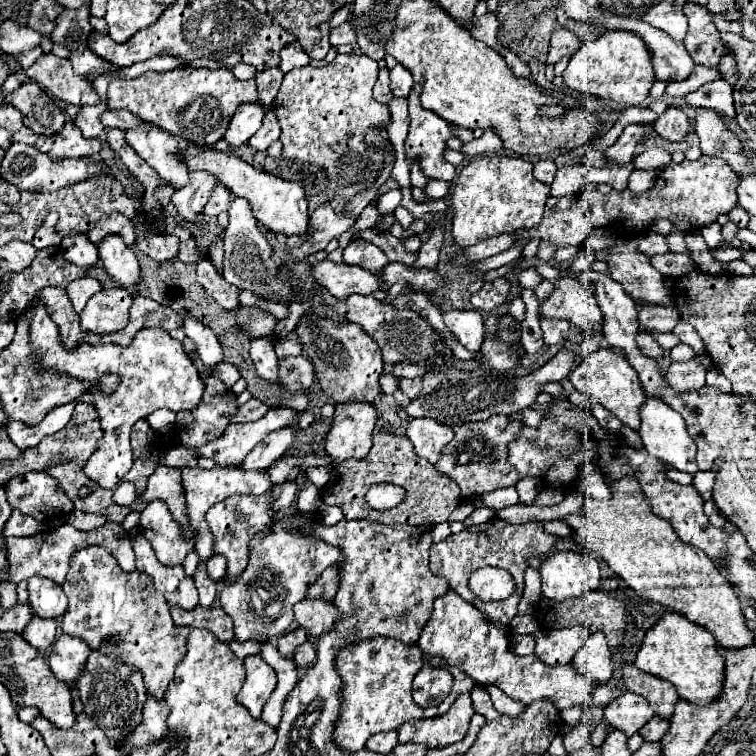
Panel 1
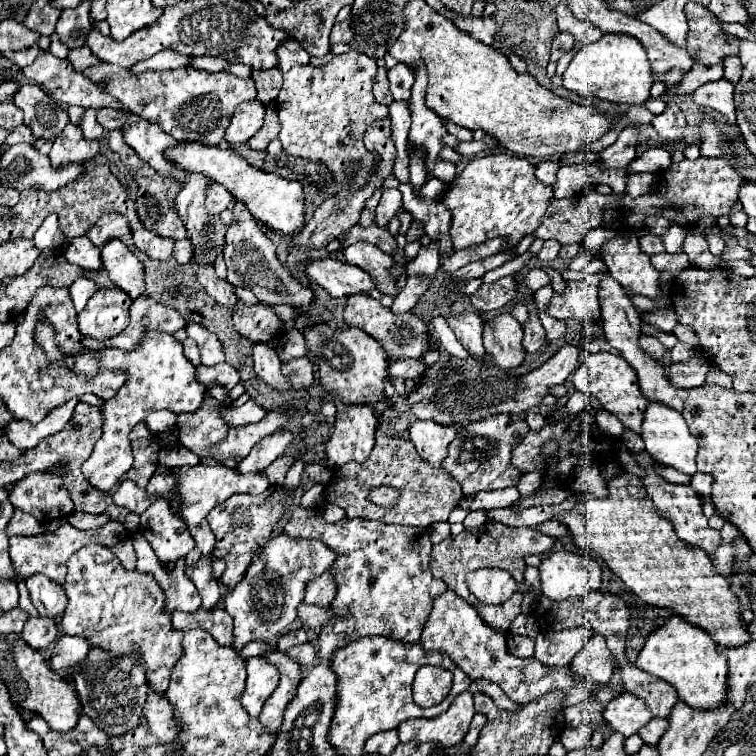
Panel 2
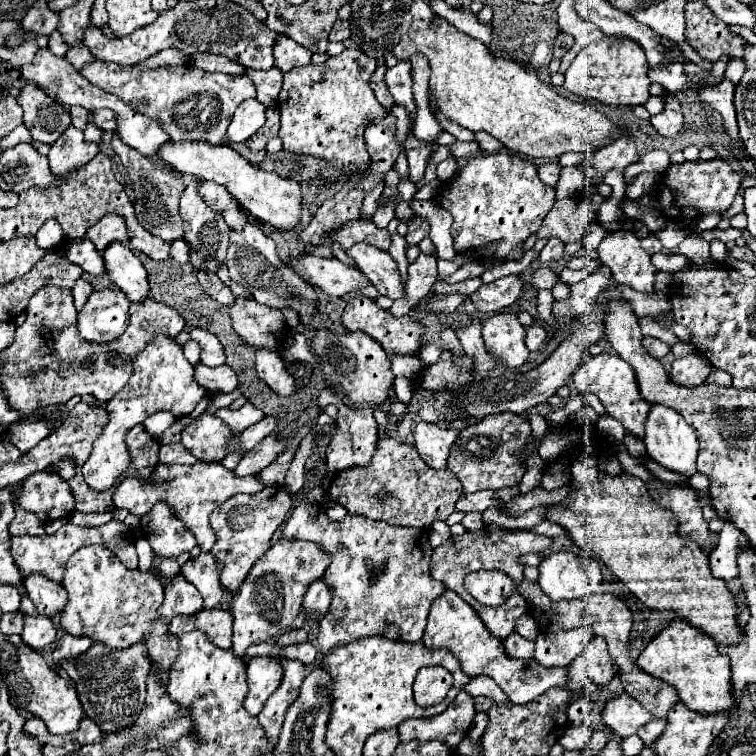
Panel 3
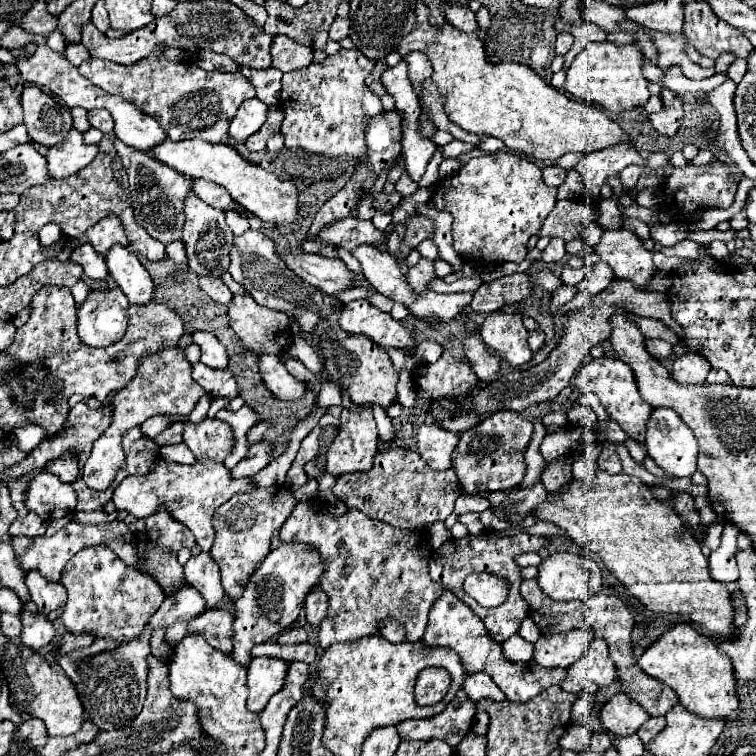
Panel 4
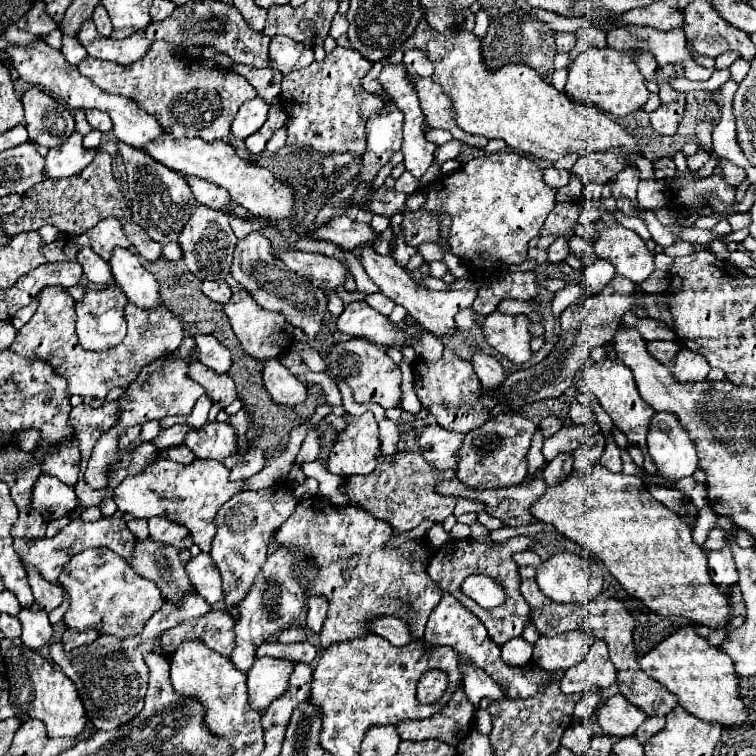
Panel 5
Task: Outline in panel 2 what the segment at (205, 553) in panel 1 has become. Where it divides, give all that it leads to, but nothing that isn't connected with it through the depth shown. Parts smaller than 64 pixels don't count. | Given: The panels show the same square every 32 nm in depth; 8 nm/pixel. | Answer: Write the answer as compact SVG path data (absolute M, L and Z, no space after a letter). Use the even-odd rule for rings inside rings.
M196 464L196 466L180 466L180 468L170 468L172 474L178 476L176 480L176 492L170 492L170 500L178 504L180 508L180 516L184 518L188 530L192 532L196 546L202 550L204 556L212 554L214 548L214 532L208 526L208 512L222 504L224 500L228 500L232 494L260 494L269 486L269 482L265 476L252 472L248 476L240 476L236 470L226 468L222 464L214 464L214 466L204 466L204 464Z

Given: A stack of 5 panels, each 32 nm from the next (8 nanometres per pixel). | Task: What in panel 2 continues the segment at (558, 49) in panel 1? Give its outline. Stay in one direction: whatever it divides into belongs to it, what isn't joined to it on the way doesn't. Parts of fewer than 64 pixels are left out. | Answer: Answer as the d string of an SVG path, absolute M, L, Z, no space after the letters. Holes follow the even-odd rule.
M560 32L552 42L552 62L558 62L566 52L570 52L574 46L574 36L568 32Z

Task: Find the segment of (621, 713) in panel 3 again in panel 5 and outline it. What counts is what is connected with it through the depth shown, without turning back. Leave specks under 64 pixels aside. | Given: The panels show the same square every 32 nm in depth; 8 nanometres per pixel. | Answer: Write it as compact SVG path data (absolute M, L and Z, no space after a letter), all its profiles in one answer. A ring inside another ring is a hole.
M620 694L610 696L596 710L596 722L606 736L616 738L632 736L644 720L646 720L644 712L640 712L640 708L632 708L632 704L628 704L628 700L624 700L624 696Z

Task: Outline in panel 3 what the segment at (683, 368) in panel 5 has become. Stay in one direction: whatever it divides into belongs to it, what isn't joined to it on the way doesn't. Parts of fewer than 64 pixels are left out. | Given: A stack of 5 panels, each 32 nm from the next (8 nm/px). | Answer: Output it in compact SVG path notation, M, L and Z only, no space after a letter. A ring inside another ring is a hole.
M688 354L682 360L674 360L670 378L674 384L680 384L680 386L696 386L696 384L704 384L710 370L712 366L708 360L704 360L704 356Z

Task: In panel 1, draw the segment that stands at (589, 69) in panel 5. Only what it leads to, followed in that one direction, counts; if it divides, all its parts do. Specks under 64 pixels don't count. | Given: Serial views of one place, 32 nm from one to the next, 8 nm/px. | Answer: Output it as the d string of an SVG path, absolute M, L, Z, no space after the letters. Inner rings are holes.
M606 32L598 40L582 44L578 48L562 78L570 90L576 90L580 94L608 98L626 106L638 106L648 100L648 92L654 84L654 68L646 44L636 34Z

